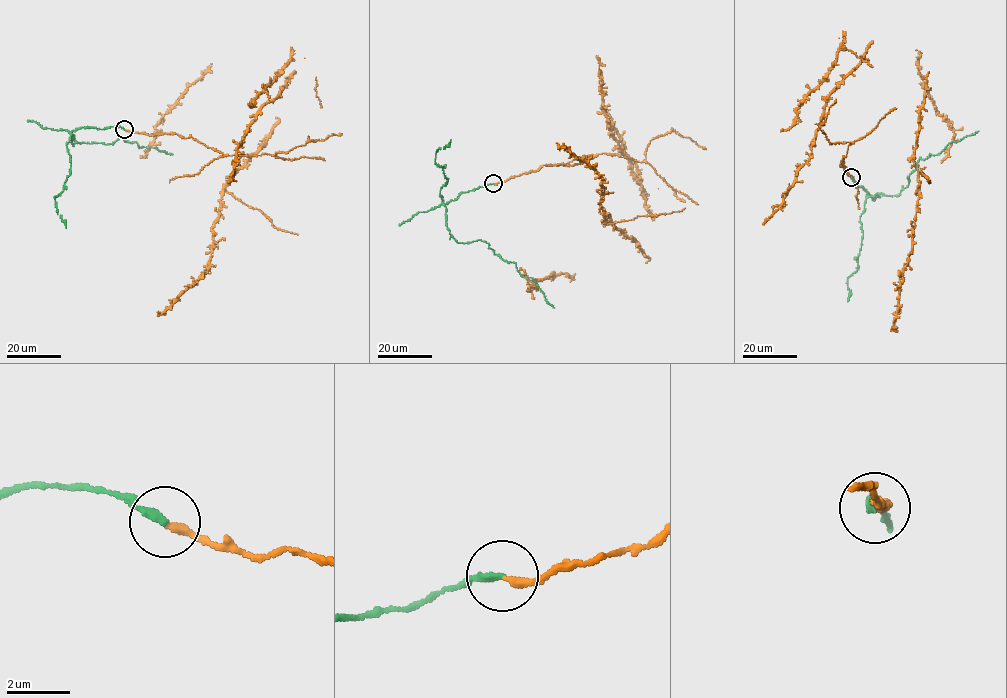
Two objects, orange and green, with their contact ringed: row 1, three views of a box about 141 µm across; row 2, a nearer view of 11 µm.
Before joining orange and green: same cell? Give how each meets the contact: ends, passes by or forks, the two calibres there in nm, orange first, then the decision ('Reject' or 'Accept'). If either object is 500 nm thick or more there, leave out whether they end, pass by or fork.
At the ring orange ends. At the ring green ends. Thickness 240 nm (orange) against 240 nm. Accept

